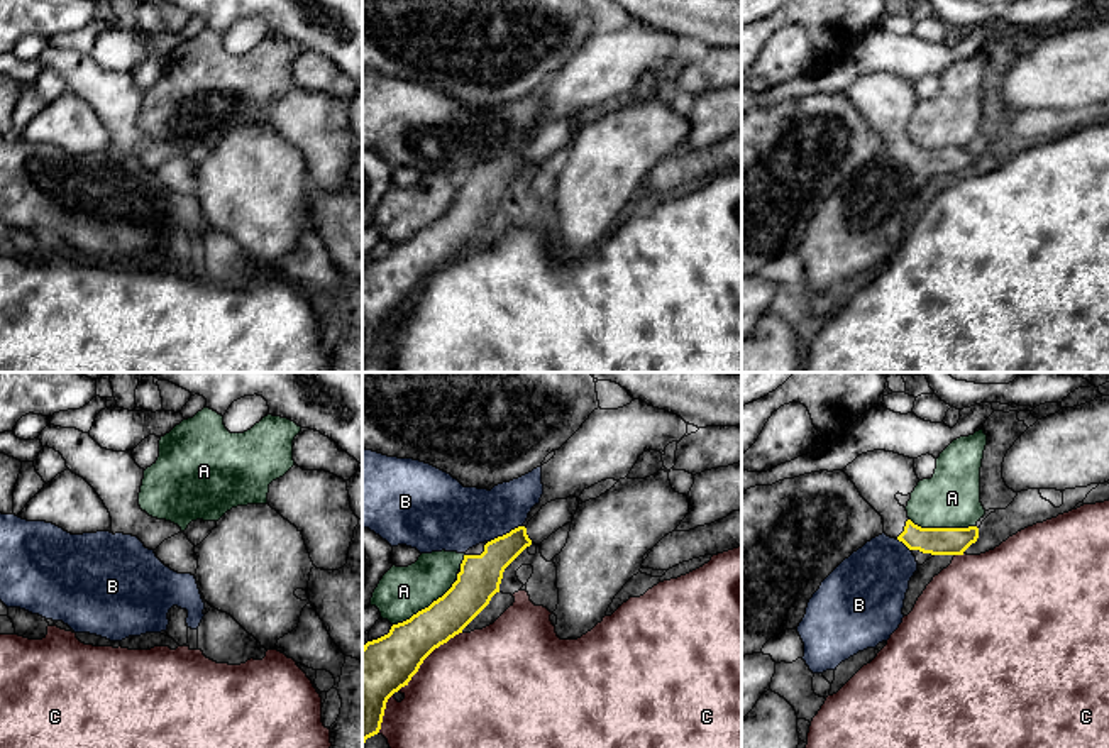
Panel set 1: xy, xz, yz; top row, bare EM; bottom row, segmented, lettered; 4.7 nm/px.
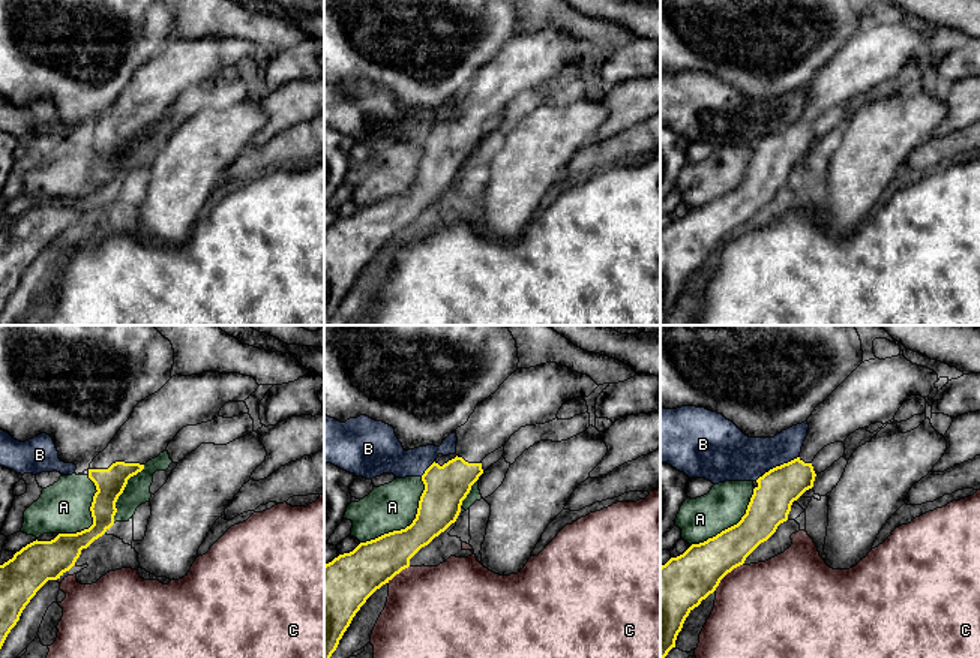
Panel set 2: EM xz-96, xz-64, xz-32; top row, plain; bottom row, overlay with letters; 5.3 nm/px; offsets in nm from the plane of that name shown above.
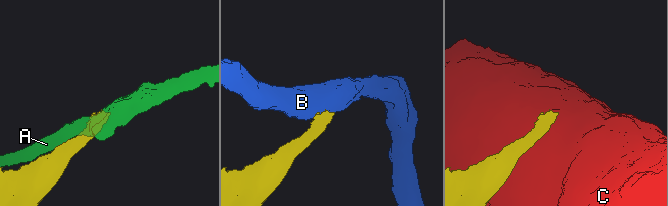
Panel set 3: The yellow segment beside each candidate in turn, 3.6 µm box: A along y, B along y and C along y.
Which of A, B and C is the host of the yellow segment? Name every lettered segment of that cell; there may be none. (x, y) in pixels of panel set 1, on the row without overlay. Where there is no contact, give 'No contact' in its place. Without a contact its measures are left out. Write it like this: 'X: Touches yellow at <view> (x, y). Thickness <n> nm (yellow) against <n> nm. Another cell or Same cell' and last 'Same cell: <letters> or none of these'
A: Touches yellow at yz (943, 149). Thickness 130 nm (yellow) against 280 nm. Another cell
B: Touches yellow at xz (507, 154). Thickness 200 nm (yellow) against 300 nm. Another cell
C: Touches yellow at xz (425, 278). Thickness 260 nm (yellow) against 500 nm. Another cell
Same cell: none of these

